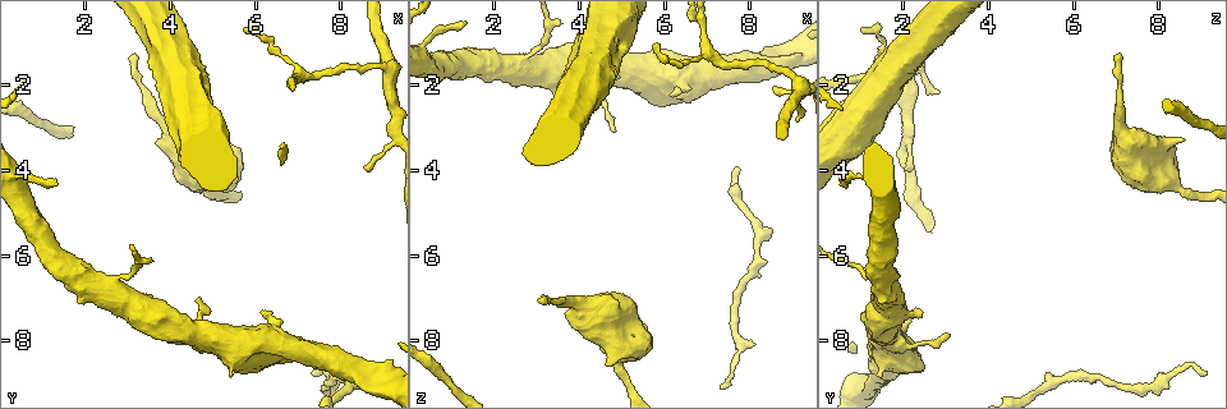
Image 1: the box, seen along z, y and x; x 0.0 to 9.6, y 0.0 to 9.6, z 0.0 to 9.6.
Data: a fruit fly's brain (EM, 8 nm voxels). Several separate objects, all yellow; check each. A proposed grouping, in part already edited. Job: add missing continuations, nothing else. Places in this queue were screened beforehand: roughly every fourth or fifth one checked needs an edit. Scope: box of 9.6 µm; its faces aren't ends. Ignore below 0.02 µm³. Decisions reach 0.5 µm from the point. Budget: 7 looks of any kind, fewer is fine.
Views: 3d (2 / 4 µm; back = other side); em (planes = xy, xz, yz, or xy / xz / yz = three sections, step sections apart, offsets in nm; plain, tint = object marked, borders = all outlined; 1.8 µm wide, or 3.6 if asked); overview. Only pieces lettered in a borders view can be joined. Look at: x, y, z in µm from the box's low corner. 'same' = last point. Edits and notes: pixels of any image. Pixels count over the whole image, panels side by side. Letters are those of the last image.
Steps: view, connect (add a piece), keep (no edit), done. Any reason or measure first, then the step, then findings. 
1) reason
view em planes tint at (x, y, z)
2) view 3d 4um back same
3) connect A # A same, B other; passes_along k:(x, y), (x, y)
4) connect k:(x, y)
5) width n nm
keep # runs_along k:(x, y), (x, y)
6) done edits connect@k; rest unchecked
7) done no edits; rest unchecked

view 3d 2um back at (9.05, 2.25, 2.80)

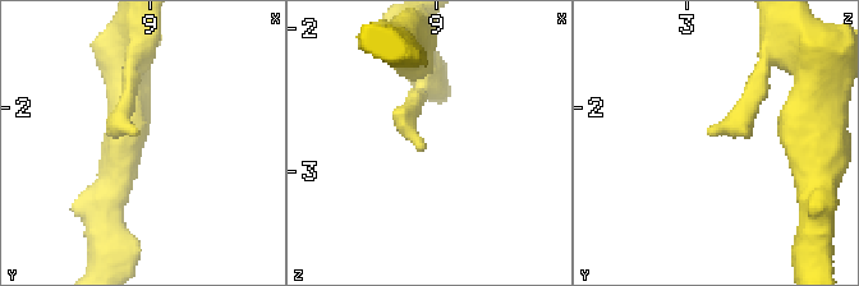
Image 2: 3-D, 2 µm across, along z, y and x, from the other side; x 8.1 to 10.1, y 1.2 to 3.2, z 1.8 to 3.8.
view em planes borders at (9.10, 2.20, 2.86)

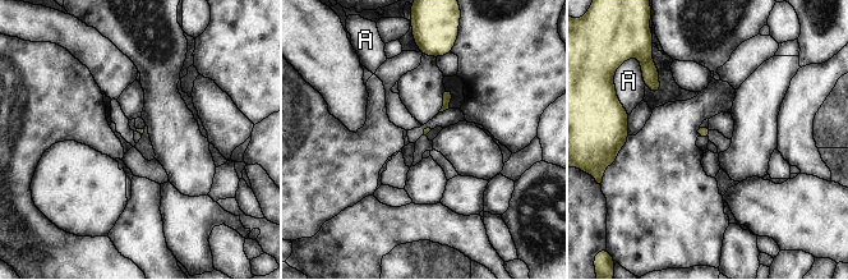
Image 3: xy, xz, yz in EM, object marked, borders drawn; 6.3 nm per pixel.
keep # A other; no lettered piece goes on from it

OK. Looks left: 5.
thin end
view em planes borders at (4.85, 7.80, 3.05)

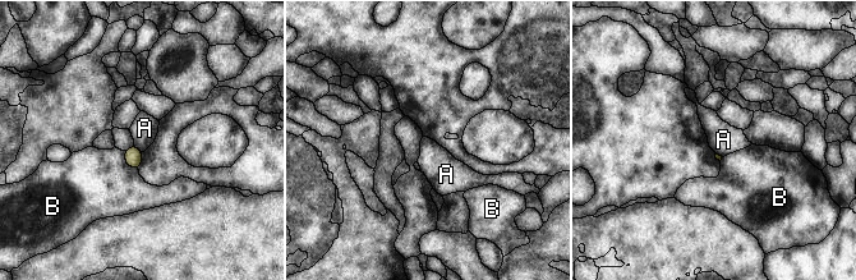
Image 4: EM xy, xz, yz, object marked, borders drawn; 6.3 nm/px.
keep # A other, B other; no lettered piece goes on from it

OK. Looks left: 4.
long arm stops here
view em yz step 4 tint at (3.20, 1.40, 6.95)

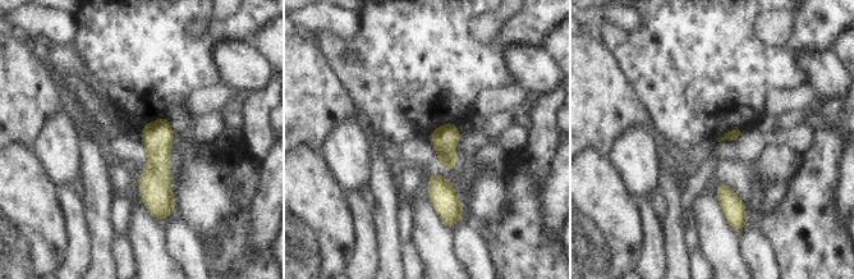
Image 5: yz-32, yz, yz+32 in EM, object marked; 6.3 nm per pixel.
another direction
view em planes borders same

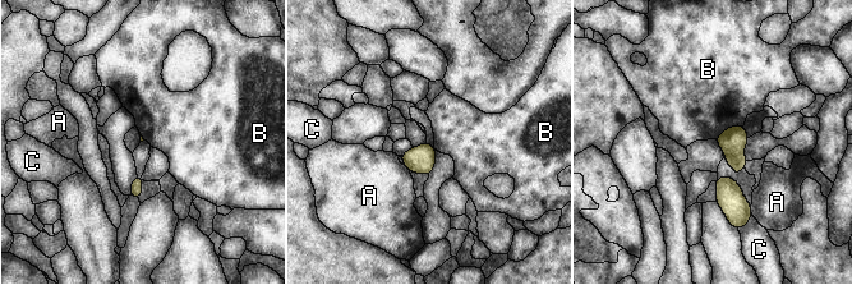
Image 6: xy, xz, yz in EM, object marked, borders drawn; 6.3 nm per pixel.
longest_contact B 200 nm
keep # A other, B other, C other; no lettered piece goes on from it

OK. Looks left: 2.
done no edits; rest unchecked

